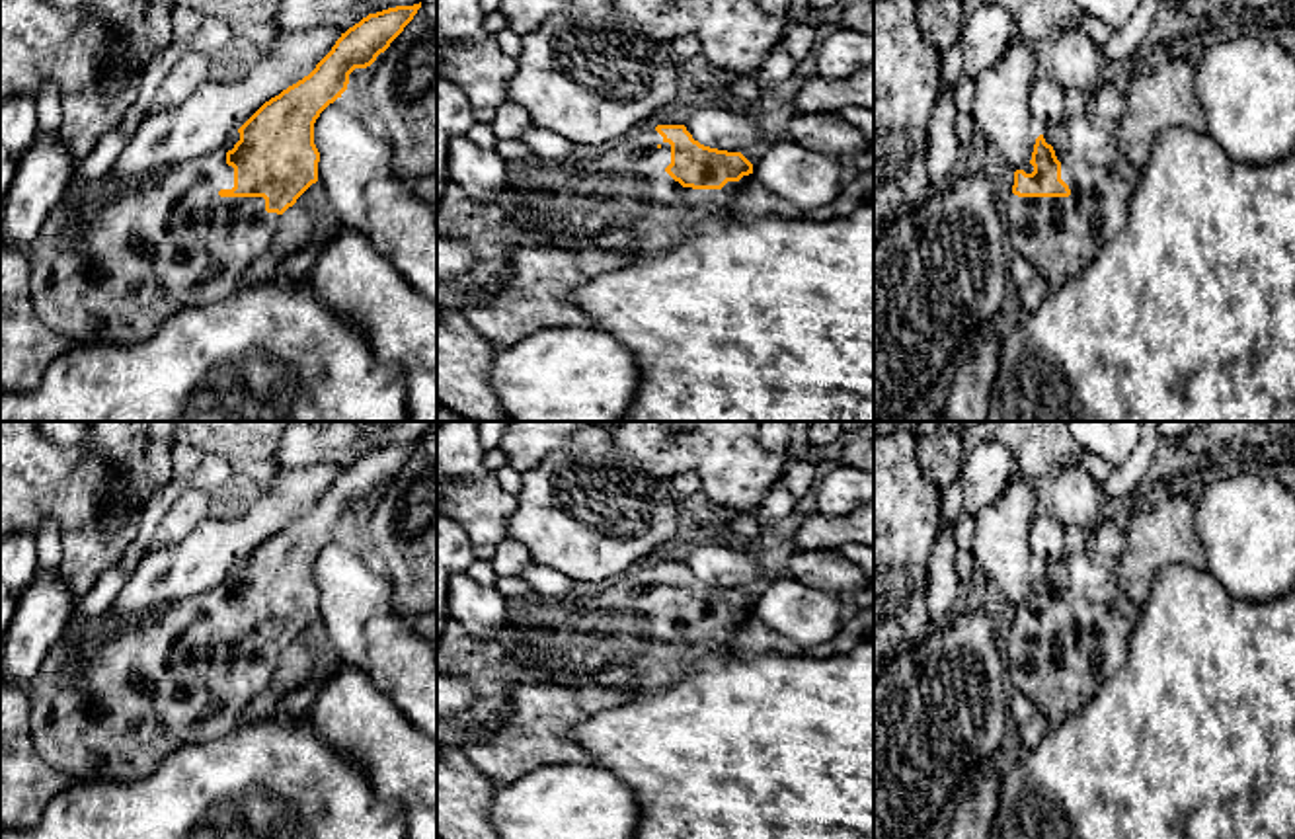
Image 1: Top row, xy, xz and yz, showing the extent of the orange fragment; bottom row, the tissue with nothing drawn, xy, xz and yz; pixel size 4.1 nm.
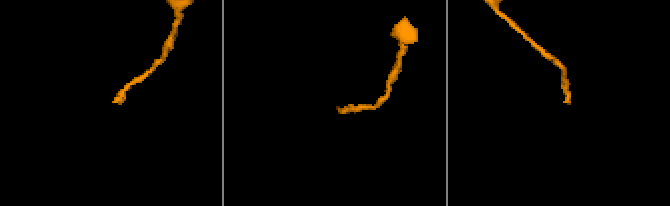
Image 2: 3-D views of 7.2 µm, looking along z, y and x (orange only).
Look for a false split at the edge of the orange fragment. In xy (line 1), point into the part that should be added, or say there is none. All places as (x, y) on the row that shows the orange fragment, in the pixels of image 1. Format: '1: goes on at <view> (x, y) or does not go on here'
1: goes on at xy (112, 264)

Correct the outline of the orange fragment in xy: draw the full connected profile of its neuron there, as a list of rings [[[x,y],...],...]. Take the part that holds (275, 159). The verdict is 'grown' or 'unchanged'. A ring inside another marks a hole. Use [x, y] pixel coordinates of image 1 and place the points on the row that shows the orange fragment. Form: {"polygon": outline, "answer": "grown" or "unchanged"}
{"polygon": [[[421,2],[363,18],[341,33],[308,76],[265,101],[216,152],[129,185],[115,185],[109,176],[90,183],[72,183],[35,240],[23,250],[29,261],[29,295],[39,320],[80,343],[131,345],[148,340],[172,314],[216,302],[240,289],[250,265],[271,246],[279,217],[318,181],[316,119],[347,90],[349,74],[371,66],[419,8]]], "answer": "grown"}

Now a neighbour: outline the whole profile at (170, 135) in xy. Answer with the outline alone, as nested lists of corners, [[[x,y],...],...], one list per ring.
[[[332,25],[281,33],[240,76],[209,80],[183,103],[160,103],[129,139],[109,181],[129,185],[216,152],[265,101],[308,76],[341,33]]]

